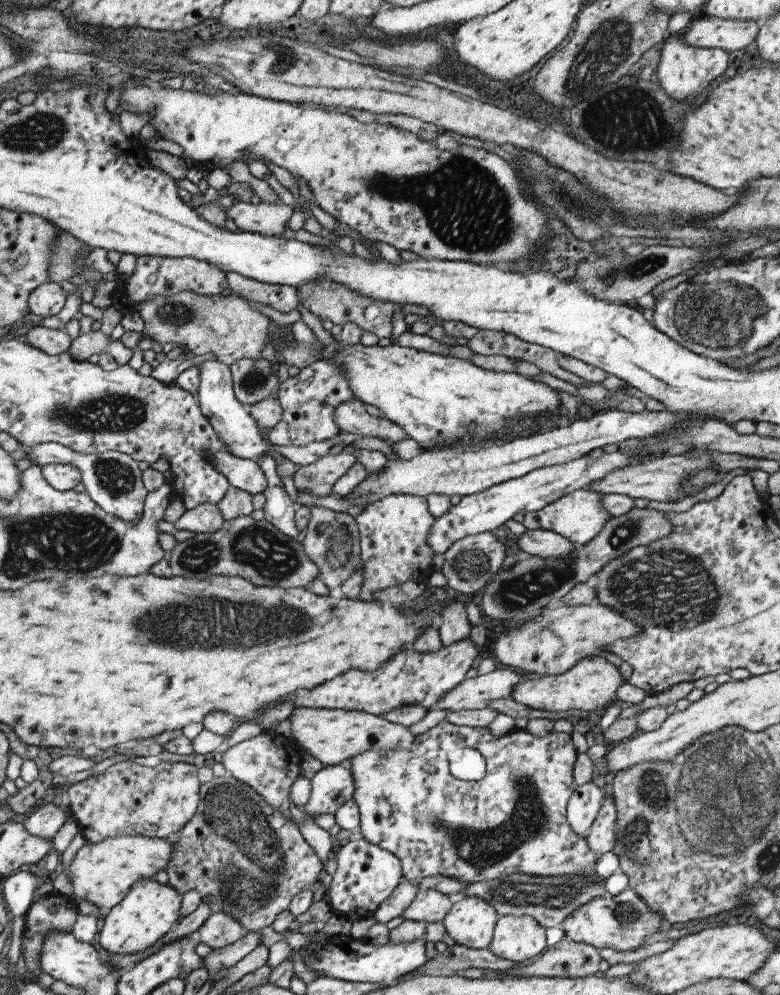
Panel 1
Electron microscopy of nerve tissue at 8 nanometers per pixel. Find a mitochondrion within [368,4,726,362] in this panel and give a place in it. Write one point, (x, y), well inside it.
(612, 38)

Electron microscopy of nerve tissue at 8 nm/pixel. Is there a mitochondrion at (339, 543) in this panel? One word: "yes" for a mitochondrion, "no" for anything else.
yes

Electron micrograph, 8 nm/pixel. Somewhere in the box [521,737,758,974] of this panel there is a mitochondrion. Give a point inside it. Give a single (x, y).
(628, 913)

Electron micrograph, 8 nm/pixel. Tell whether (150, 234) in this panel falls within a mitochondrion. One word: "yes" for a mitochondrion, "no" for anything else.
no

